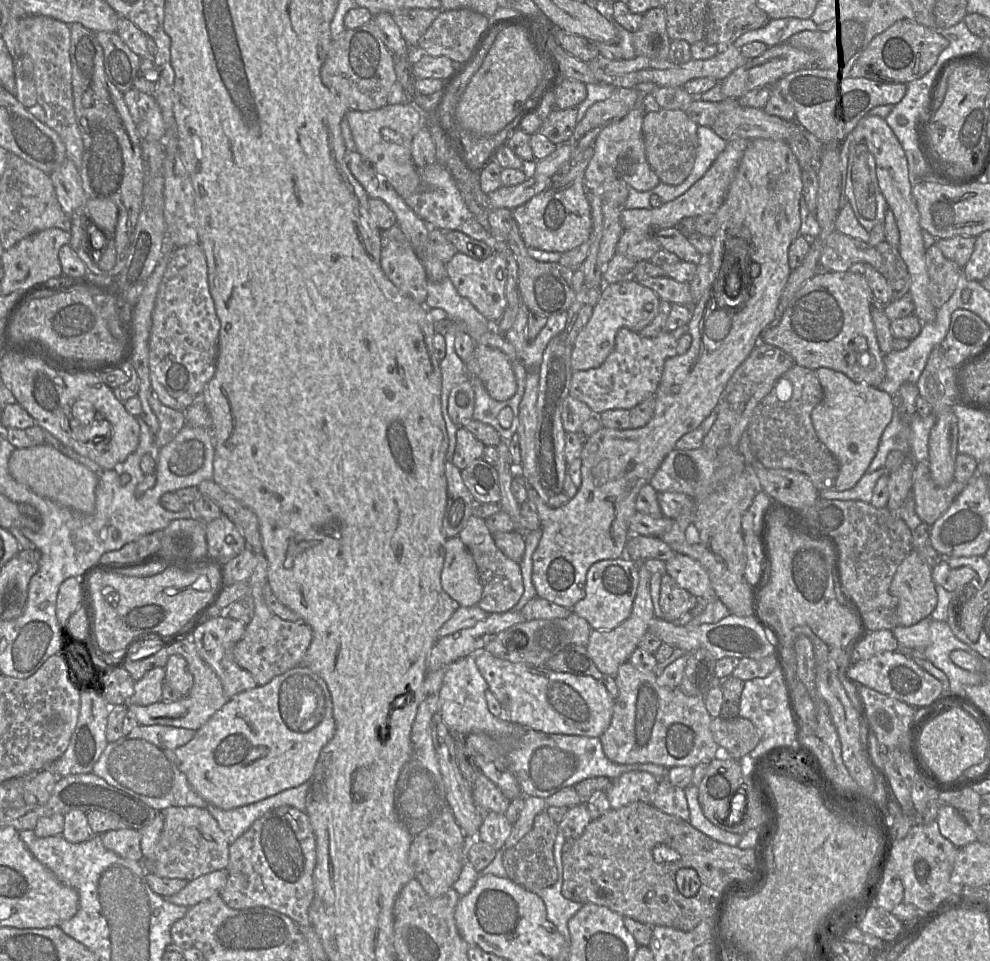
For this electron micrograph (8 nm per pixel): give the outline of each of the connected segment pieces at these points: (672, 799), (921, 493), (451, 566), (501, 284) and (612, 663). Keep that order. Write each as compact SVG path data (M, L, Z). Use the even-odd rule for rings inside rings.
M659 778L652 805L659 810L689 821L690 812L685 790L673 785L667 778Z
M915 462L912 495L916 514L923 523L932 525L965 487L956 480L947 487L938 487L931 478L928 462Z
M457 536L445 542L445 558L441 572L442 589L459 606L476 606L482 595L482 584L472 554Z
M456 252L452 259L446 263L447 276L455 286L458 293L469 299L475 308L493 325L502 317L506 307L507 261L499 253L477 260L464 253Z
M643 562L637 563L637 567L639 584L630 616L612 630L592 629L586 646L588 654L599 671L614 677L617 674L620 665L627 662L632 652L638 647L640 640L648 631L649 625L654 618L653 603L650 595L651 573L645 567Z

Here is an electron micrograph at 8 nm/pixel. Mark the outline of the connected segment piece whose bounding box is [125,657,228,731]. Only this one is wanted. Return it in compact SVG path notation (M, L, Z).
M200 657L201 663L196 659L185 659L188 663L189 669L193 675L193 686L188 693L188 695L181 697L180 699L174 702L156 702L147 706L139 706L133 703L125 703L127 704L127 708L131 711L139 725L150 726L150 725L162 725L162 726L172 726L178 728L186 728L197 731L200 727L202 727L220 708L222 708L226 702L228 701L227 697L224 694L223 687L220 679L214 672L214 670L203 661Z

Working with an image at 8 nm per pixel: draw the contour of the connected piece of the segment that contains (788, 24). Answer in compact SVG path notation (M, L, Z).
M786 17L769 19L764 26L739 36L732 45L740 48L749 42L759 41L771 47L787 41L793 34L804 30L816 29L817 25L809 18Z

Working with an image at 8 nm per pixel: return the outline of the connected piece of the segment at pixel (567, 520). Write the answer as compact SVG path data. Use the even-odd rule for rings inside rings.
M754 138L753 140L750 140L750 143L749 145L747 146L745 152L744 152L744 155L739 163L739 166L737 168L737 171L736 171L736 174L735 174L735 177L729 187L729 190L728 190L728 193L726 195L726 198L723 202L723 204L720 206L720 208L717 210L717 212L715 213L716 217L718 218L718 220L720 221L720 228L719 230L717 231L717 233L714 235L714 250L713 250L713 253L711 255L711 270L709 272L709 277L708 277L708 286L702 296L702 298L698 301L698 303L694 306L694 307L690 307L691 308L691 318L686 326L686 332L688 332L692 338L692 343L691 343L691 346L690 348L688 349L688 351L685 353L685 354L682 354L682 355L676 355L676 356L673 356L673 357L670 357L668 358L665 363L664 363L664 369L663 369L663 373L662 373L662 376L661 376L661 379L660 379L660 382L659 382L659 385L658 385L658 388L654 394L654 398L655 398L655 410L654 410L654 415L652 417L652 419L644 426L640 427L640 428L628 428L628 429L612 429L612 428L606 428L606 427L601 427L597 432L595 432L593 435L591 435L585 442L584 442L584 446L583 446L583 450L582 450L582 453L581 453L581 461L582 461L582 466L581 466L581 475L582 475L582 483L581 483L581 486L578 488L578 491L577 493L575 494L575 496L573 496L572 498L570 498L568 500L568 502L566 504L564 504L563 506L561 507L558 507L558 508L552 508L550 507L547 502L545 502L540 496L539 494L537 493L537 491L532 487L532 485L522 476L520 475L521 479L522 479L522 483L524 485L524 487L526 488L527 490L527 497L530 502L533 503L535 509L536 509L536 512L538 513L538 516L539 516L539 519L540 519L540 522L541 522L541 530L542 530L542 537L541 537L541 540L539 542L539 545L537 547L537 549L535 550L534 554L533 554L533 570L532 570L532 581L533 581L533 584L534 584L534 587L536 589L536 592L537 592L537 597L539 598L543 598L543 599L546 599L548 601L551 601L557 605L560 605L560 606L563 606L565 608L568 608L568 609L571 609L579 600L583 599L585 597L585 583L586 583L586 576L587 576L587 572L589 570L589 568L596 562L598 561L601 561L601 560L606 560L606 559L617 559L617 558L620 558L620 557L623 557L624 556L624 553L625 553L625 547L626 547L626 543L630 537L630 532L629 532L629 520L630 518L635 514L635 512L637 511L636 510L636 498L637 498L637 495L640 491L640 489L647 483L650 482L650 479L652 478L652 476L656 473L656 471L658 470L658 468L660 467L661 463L663 462L664 458L675 448L675 444L676 442L683 436L685 435L686 433L696 429L697 427L700 427L701 423L710 415L710 413L712 412L712 410L716 407L716 405L718 404L718 401L719 401L719 398L727 384L727 382L729 381L729 379L732 377L732 375L734 374L735 370L746 360L746 358L750 355L750 353L752 352L752 350L757 346L757 344L760 342L760 337L762 335L762 333L773 323L774 319L775 319L775 315L776 315L776 311L777 311L777 308L778 308L778 305L780 303L780 299L781 299L781 296L782 296L782 292L786 286L786 283L788 281L788 278L789 278L789 275L791 273L791 268L789 267L789 264L788 264L788 248L790 246L790 244L794 241L794 239L796 239L798 236L799 236L799 230L800 230L800 225L801 225L801 218L800 218L800 198L802 197L802 168L801 166L799 165L799 162L796 158L796 156L794 155L794 153L792 152L791 148L789 147L789 145L787 144L786 141L781 141L781 140L774 140L774 139L764 139L764 138ZM725 257L726 257L726 272L724 274L724 278L723 278L723 281L724 281L724 286L726 286L728 283L735 283L736 286L743 286L745 289L746 289L746 294L749 293L749 302L742 302L740 305L736 306L736 307L733 307L732 309L736 312L736 313L732 313L732 312L729 312L727 310L725 310L724 308L722 307L719 307L718 305L718 302L716 300L716 296L714 295L712 299L710 299L710 294L711 292L713 291L714 287L715 287L715 284L717 282L717 278L718 278L718 274L719 274L719 271L721 270L721 267L724 263L724 260L725 260ZM713 303L716 303L716 306L718 306L718 309L716 309L715 311L713 311L713 308L712 308L712 304Z

